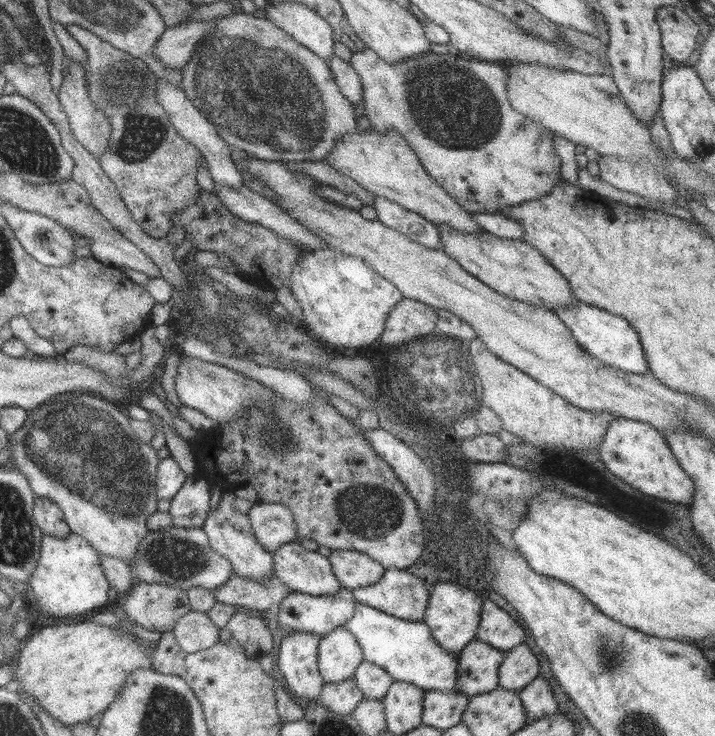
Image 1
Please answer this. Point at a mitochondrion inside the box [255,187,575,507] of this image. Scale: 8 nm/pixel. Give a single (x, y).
(433, 378)

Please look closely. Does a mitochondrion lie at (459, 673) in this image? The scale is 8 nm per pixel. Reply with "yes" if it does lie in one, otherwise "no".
no

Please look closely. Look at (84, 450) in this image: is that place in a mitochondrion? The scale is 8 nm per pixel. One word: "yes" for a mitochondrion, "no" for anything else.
yes

